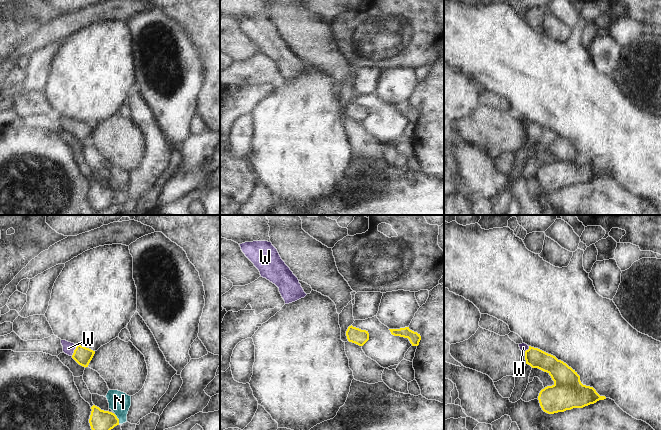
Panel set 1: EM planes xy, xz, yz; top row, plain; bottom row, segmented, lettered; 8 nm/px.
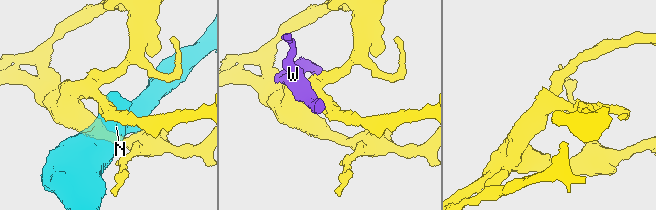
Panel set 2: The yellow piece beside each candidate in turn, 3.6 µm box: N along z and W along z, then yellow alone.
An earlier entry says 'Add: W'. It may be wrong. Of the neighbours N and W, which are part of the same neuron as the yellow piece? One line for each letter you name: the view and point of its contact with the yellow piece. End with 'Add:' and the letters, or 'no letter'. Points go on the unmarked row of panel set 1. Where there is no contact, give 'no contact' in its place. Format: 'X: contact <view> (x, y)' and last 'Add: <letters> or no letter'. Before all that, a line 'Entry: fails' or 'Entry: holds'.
Entry: holds
W: contact xy (74, 126)
Add: W

